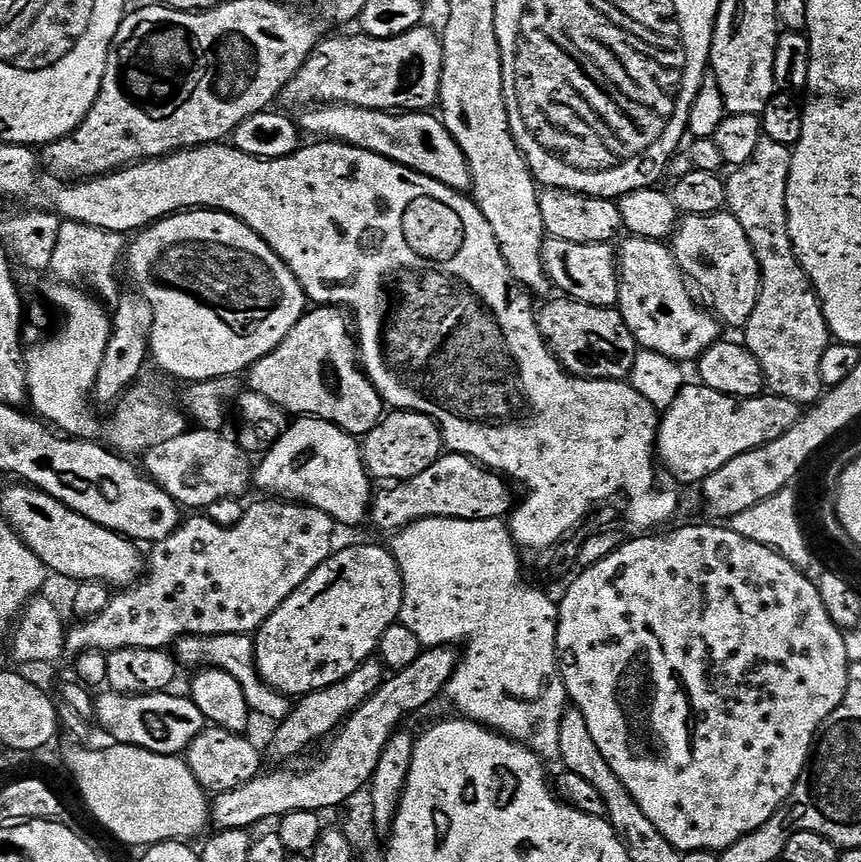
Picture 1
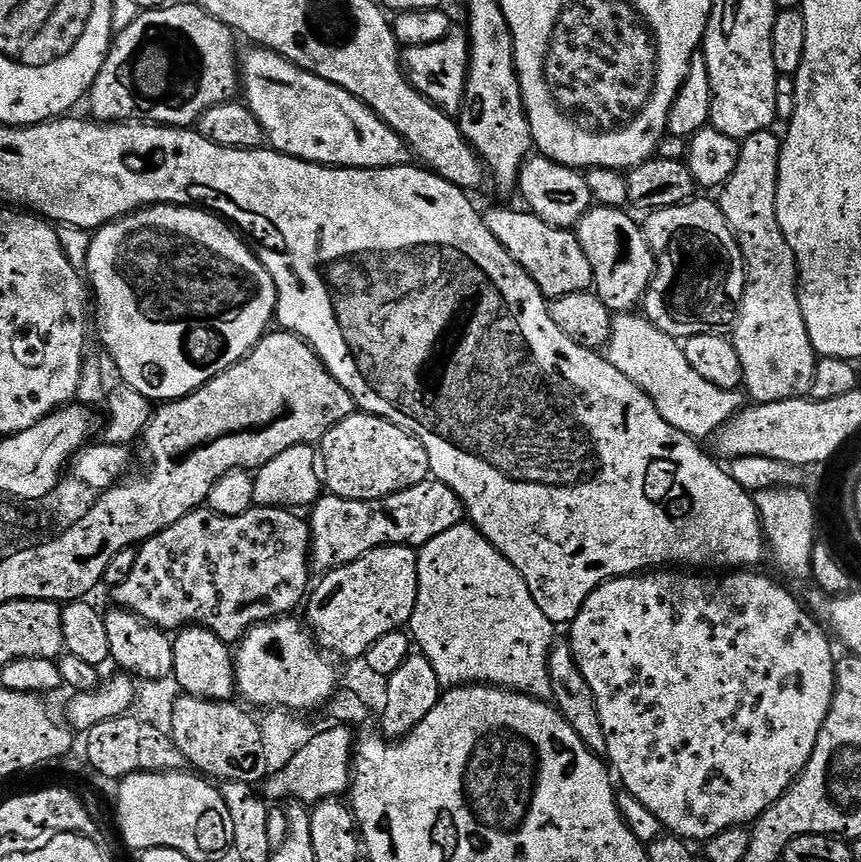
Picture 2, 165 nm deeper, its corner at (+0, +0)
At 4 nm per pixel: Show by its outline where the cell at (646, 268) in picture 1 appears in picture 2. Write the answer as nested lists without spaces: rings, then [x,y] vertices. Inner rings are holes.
[[[593,206],[574,229],[582,250],[586,250],[586,258],[590,258],[594,291],[614,314],[628,314],[635,304],[643,305],[644,295],[656,275],[656,259],[643,227],[626,213],[619,208]]]

